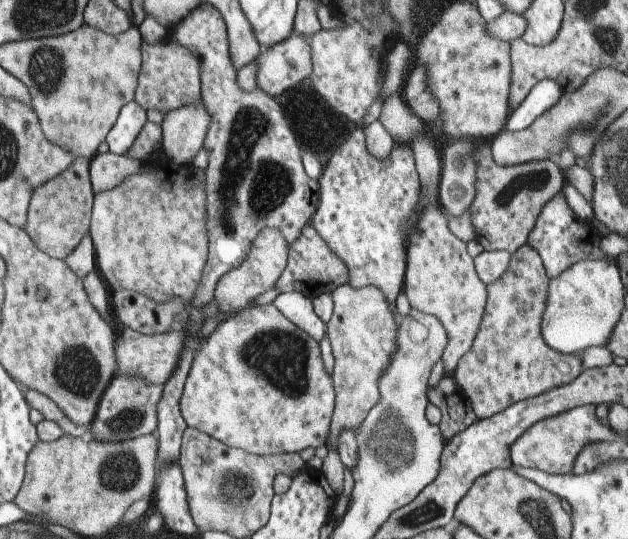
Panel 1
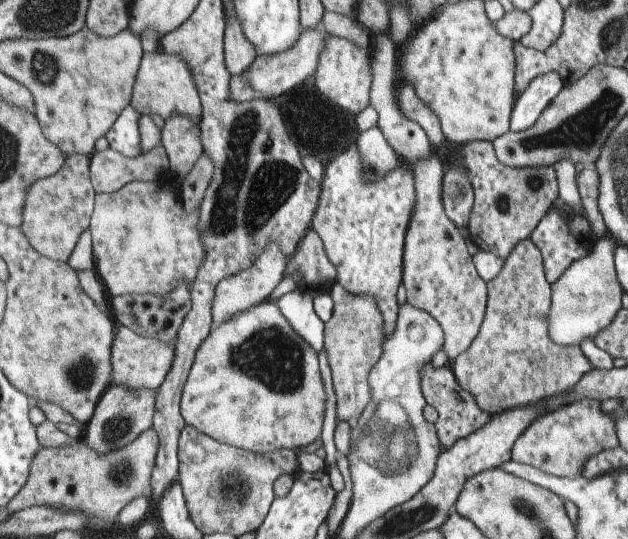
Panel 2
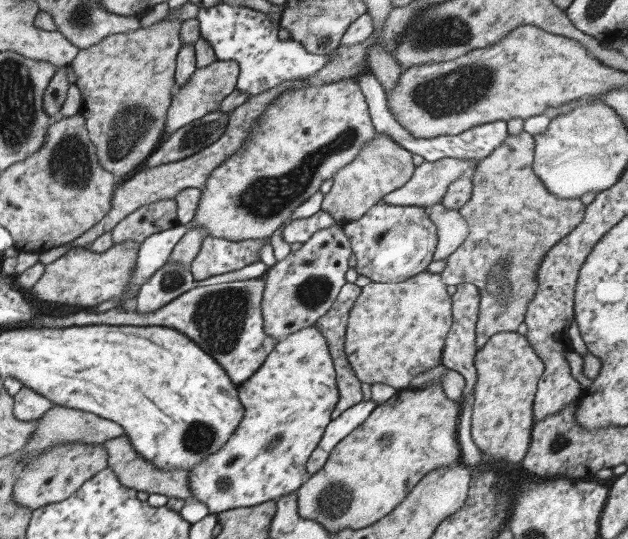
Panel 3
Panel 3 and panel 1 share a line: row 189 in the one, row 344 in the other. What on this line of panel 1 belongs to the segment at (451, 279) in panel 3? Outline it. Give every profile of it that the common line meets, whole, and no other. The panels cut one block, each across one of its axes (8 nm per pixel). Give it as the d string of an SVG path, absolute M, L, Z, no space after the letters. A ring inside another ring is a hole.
M531 246L513 252L505 274L487 286L487 302L477 336L451 376L465 392L473 414L487 420L515 402L523 402L573 382L581 372L581 358L565 356L543 342L541 318L547 302L549 276Z

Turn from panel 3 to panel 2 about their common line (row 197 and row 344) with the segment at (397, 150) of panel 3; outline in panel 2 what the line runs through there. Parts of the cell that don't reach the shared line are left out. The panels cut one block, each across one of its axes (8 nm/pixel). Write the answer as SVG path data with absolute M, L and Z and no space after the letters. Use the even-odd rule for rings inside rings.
M333 284L329 296L333 300L333 314L325 322L323 348L327 352L331 378L333 378L335 402L337 402L337 414L335 414L335 426L337 426L339 422L351 424L353 420L359 420L365 406L371 402L369 372L383 354L387 334L385 334L385 320L377 306L375 296L371 294L355 296L339 284Z

